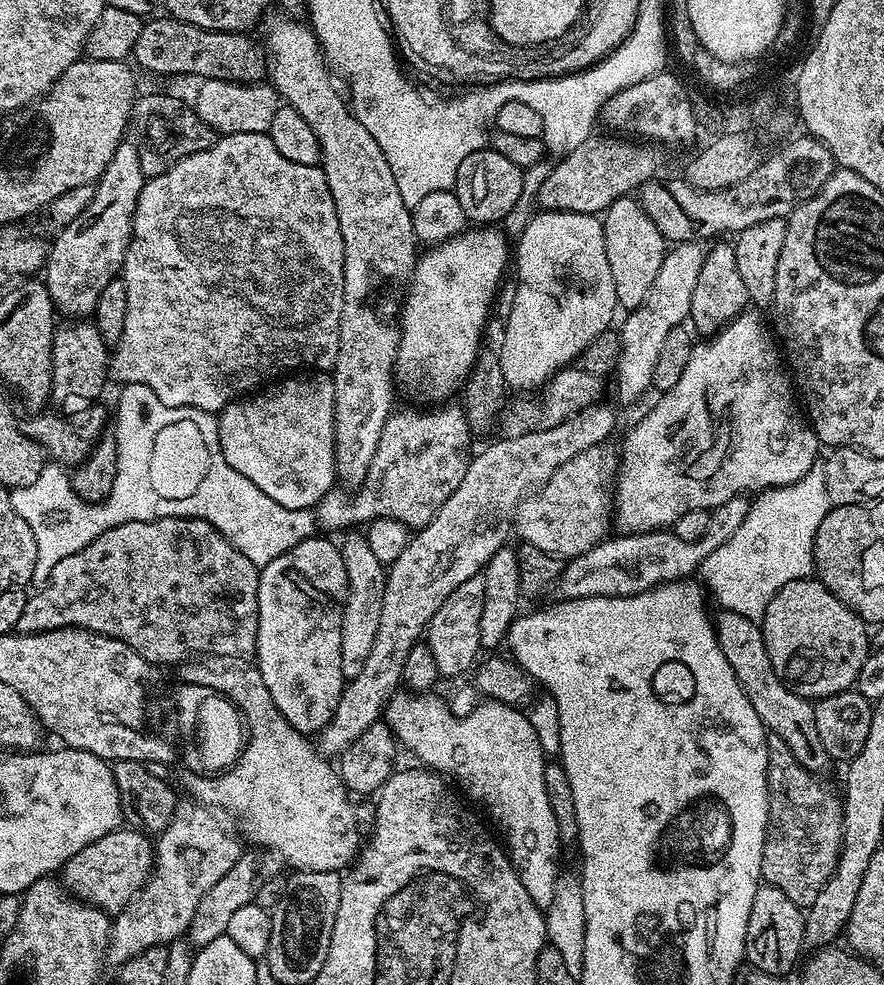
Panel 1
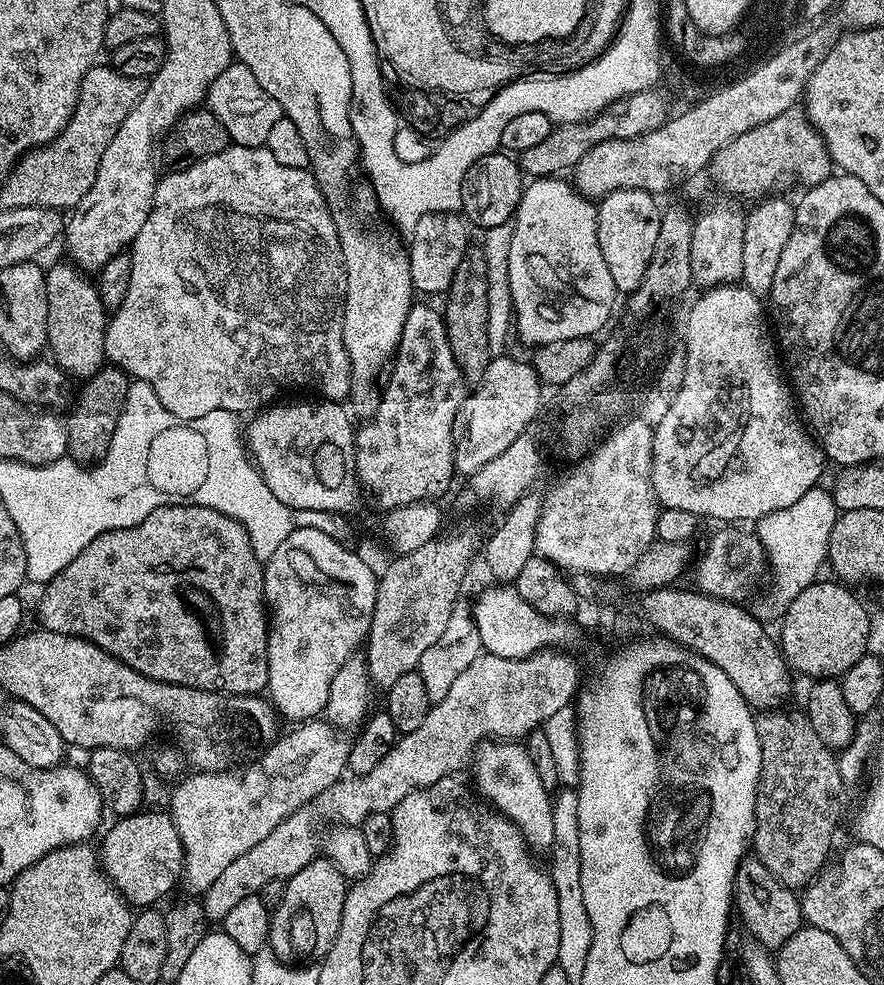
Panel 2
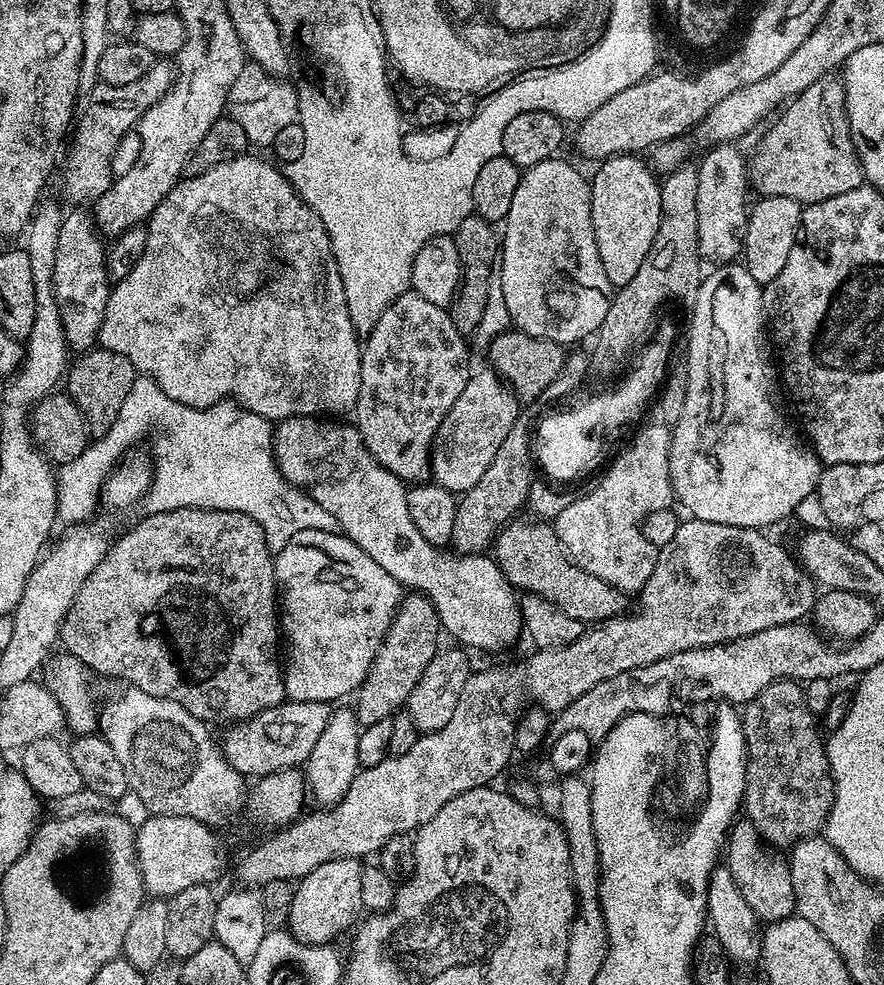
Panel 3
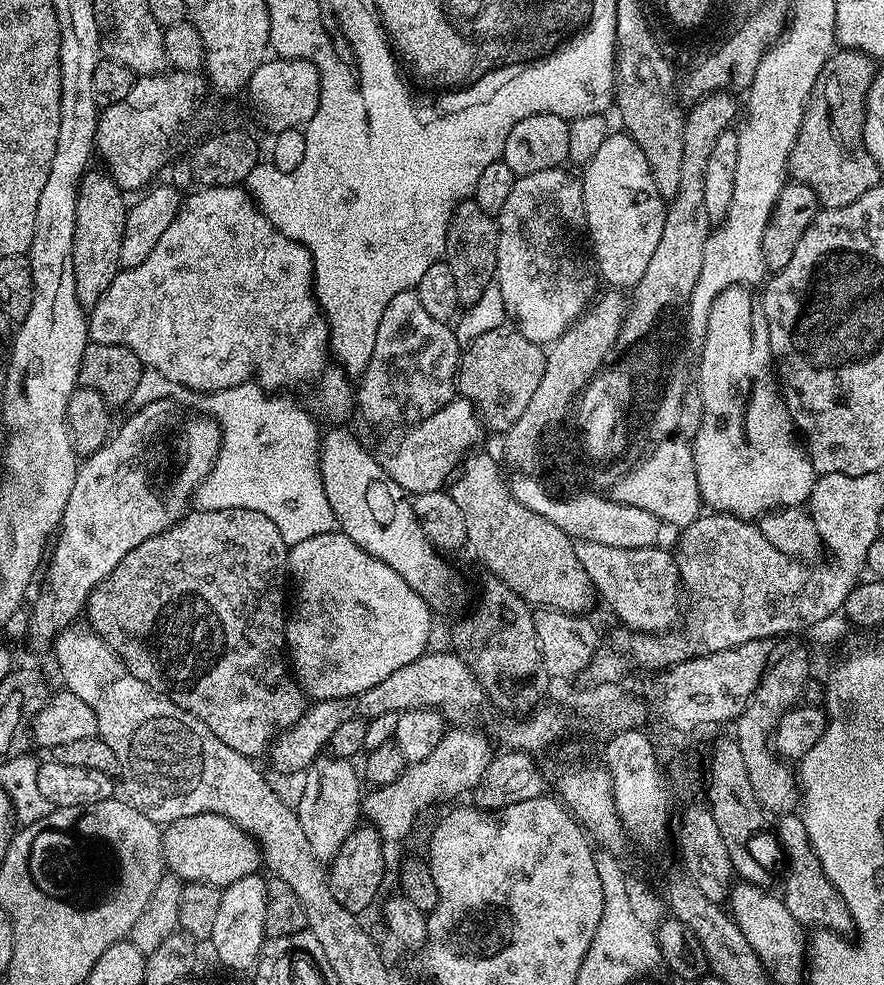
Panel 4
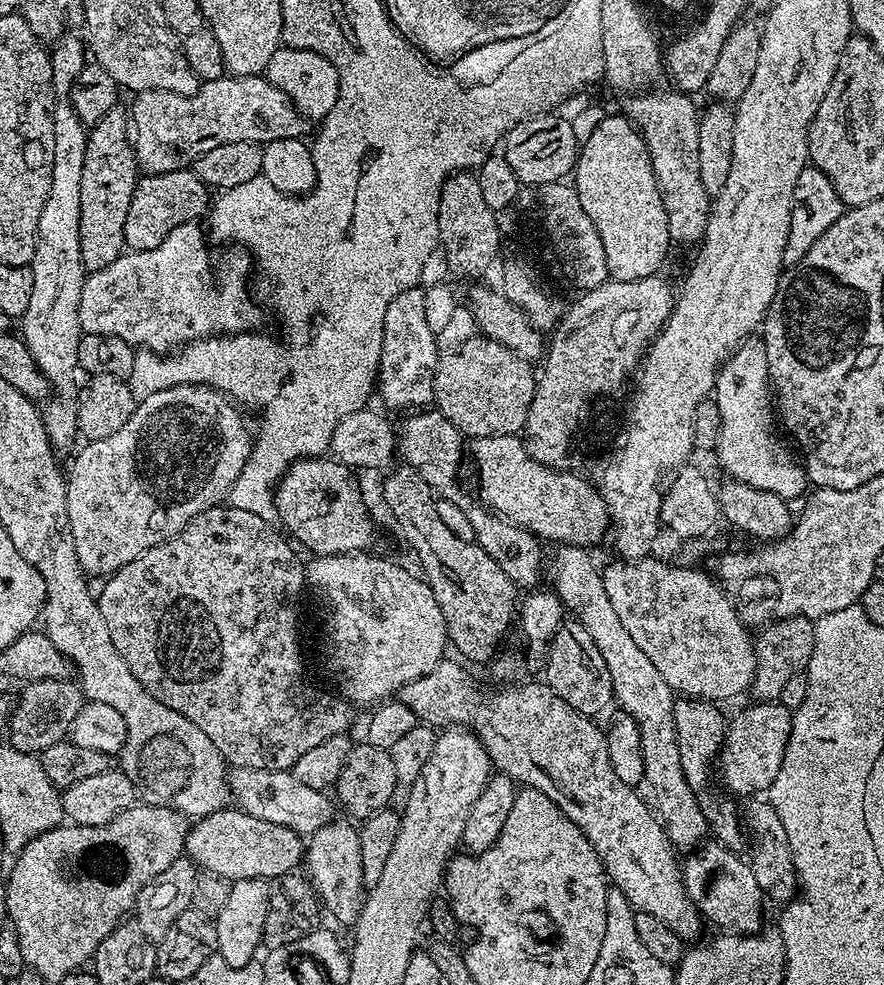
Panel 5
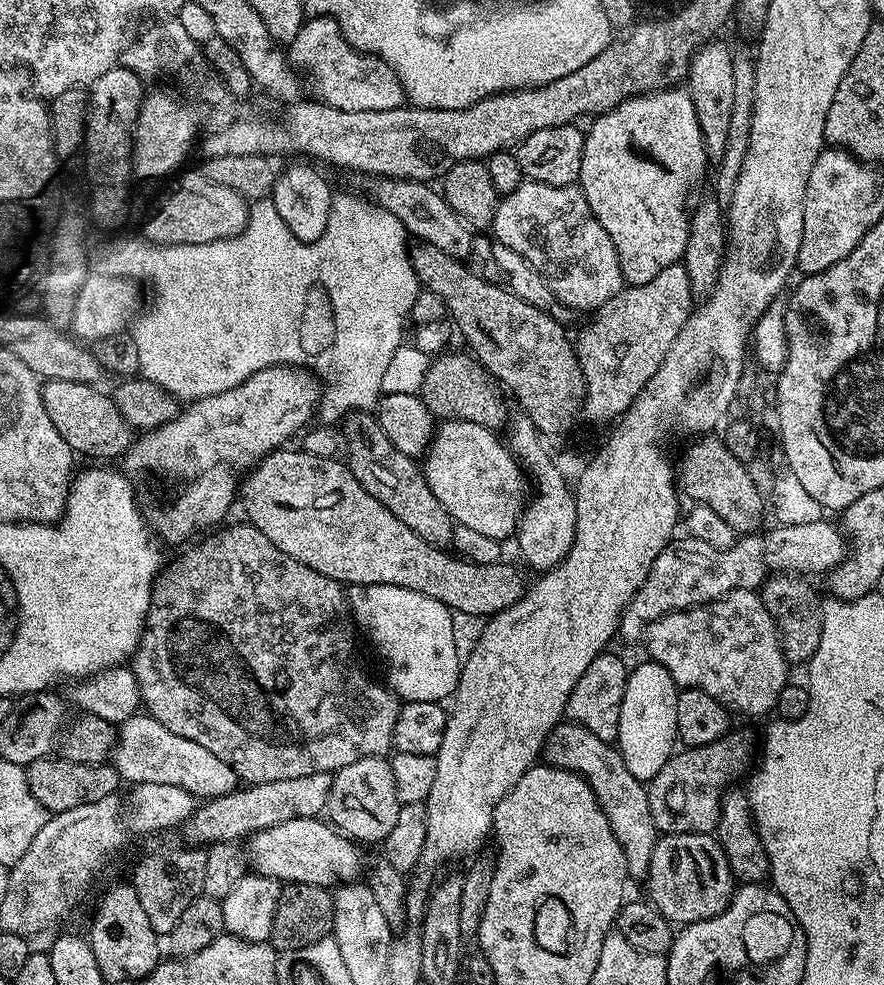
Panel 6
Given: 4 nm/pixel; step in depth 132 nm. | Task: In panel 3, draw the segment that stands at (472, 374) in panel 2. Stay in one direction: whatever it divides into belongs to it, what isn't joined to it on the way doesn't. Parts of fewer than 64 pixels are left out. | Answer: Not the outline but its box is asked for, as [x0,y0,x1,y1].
[450,214,498,338]

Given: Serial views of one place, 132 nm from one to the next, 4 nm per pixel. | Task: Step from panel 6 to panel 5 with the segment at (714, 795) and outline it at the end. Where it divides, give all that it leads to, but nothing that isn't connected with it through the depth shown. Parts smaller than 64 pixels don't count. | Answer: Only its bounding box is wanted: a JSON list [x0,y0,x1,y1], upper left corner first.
[718,702,793,797]

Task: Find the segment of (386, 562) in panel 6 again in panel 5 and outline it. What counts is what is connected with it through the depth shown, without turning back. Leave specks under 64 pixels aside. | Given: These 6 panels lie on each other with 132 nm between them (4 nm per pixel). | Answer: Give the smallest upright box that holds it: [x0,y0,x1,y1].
[276,458,376,556]

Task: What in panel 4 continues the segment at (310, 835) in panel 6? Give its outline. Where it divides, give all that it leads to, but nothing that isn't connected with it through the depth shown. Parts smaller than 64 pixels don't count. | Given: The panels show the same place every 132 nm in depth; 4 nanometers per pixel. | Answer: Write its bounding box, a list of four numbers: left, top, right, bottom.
[163,814,262,889]

